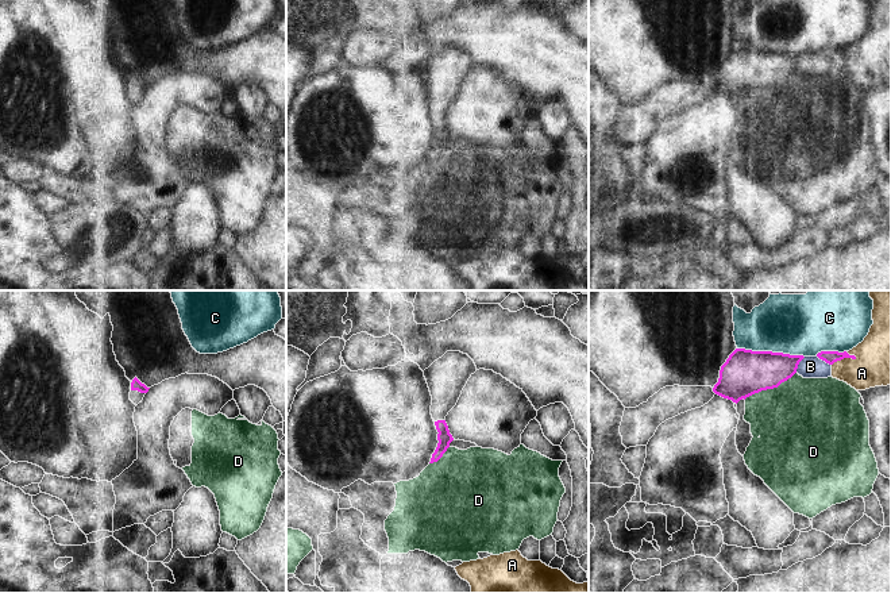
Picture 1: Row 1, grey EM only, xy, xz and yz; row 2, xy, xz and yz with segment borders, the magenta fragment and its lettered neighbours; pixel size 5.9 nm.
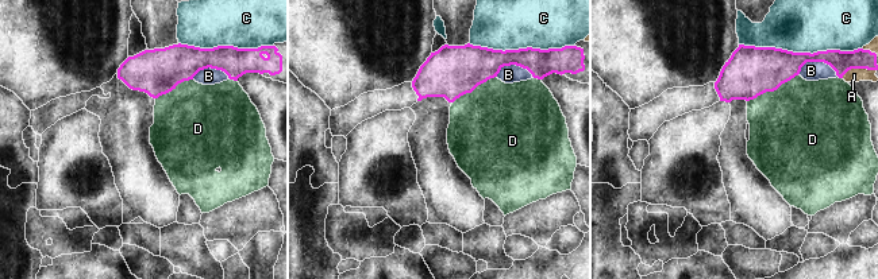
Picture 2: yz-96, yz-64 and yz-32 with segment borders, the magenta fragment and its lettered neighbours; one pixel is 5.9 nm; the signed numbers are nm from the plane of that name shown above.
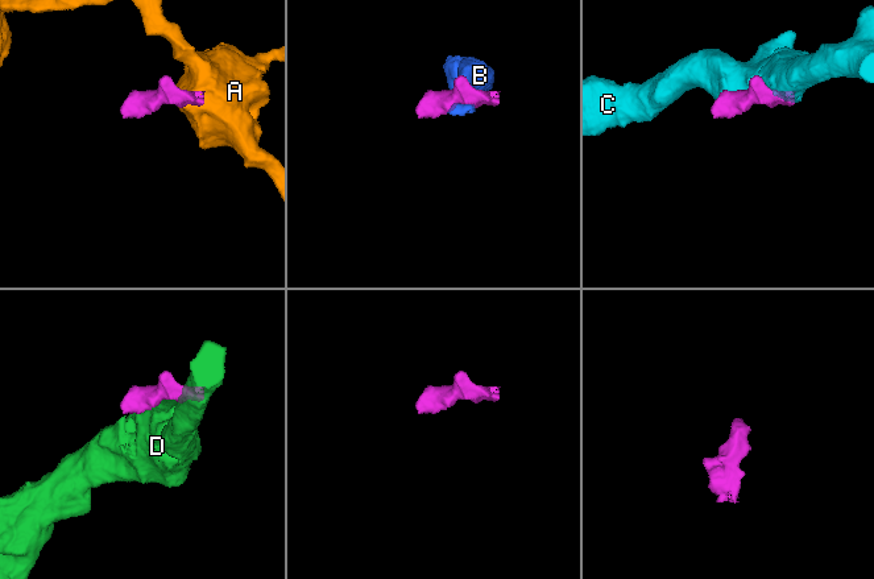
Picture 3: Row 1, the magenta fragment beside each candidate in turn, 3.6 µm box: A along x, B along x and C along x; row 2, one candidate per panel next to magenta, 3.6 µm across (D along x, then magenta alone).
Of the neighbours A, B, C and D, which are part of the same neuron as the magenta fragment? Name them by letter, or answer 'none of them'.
none of them

